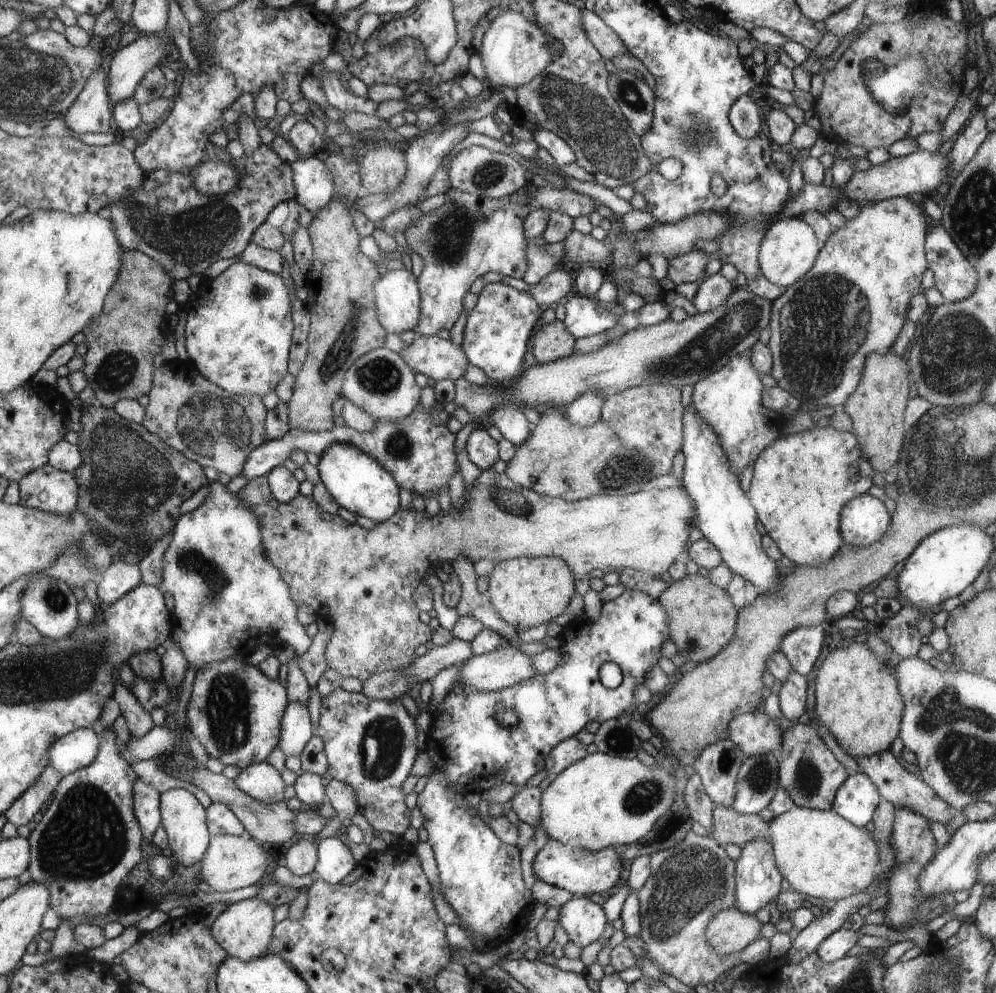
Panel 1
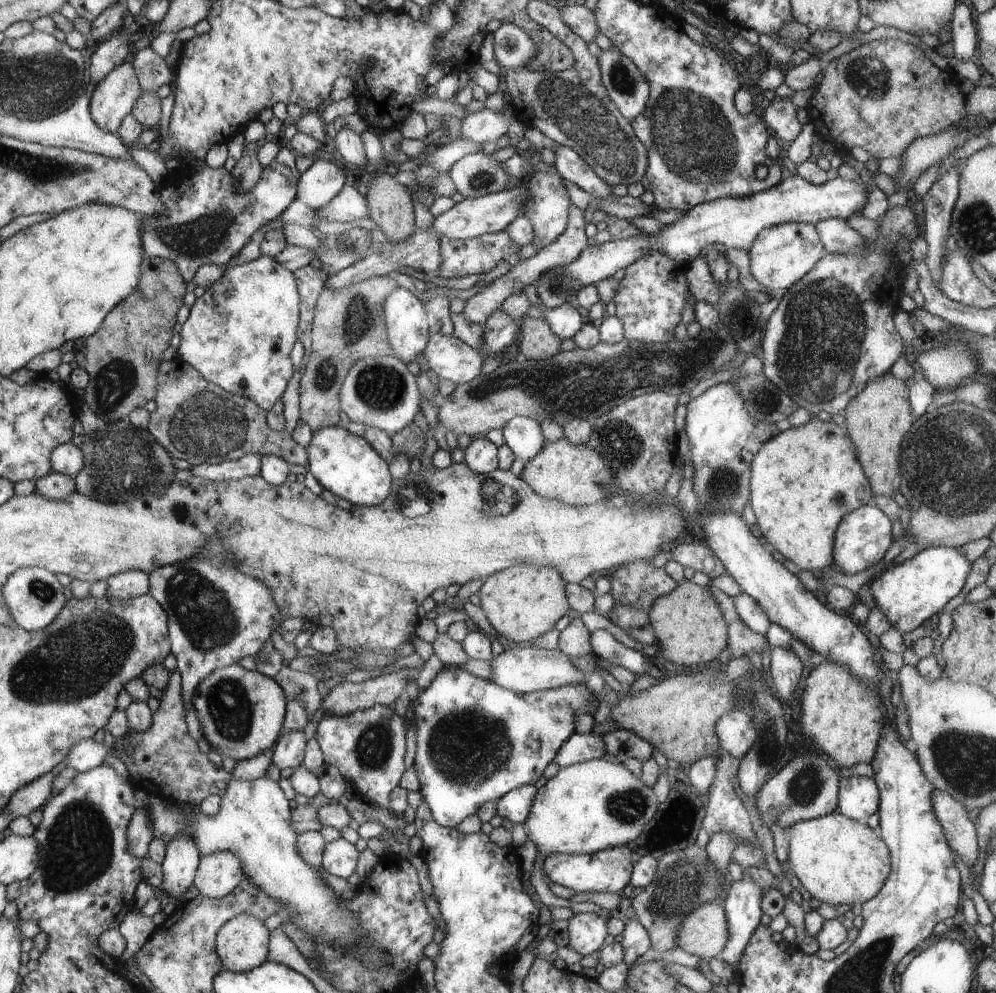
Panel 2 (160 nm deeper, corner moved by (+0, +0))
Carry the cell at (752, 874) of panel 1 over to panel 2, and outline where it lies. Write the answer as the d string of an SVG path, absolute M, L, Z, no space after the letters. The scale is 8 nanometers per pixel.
M744 876L741 882L733 882L727 894L723 907L725 908L726 916L728 916L728 928L730 932L729 942L725 944L718 958L724 960L732 966L737 966L745 951L746 945L750 940L752 934L760 924L760 917L762 916L762 896L766 890L755 884L749 877Z

